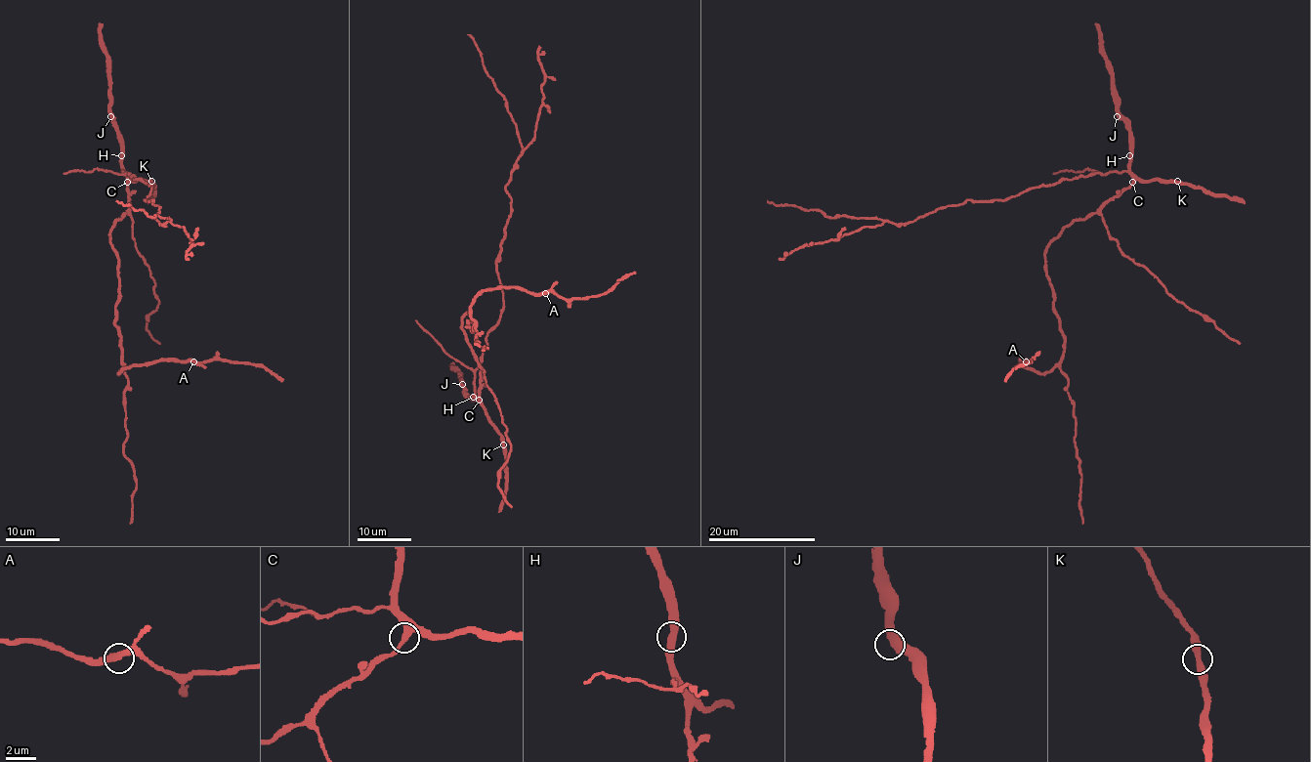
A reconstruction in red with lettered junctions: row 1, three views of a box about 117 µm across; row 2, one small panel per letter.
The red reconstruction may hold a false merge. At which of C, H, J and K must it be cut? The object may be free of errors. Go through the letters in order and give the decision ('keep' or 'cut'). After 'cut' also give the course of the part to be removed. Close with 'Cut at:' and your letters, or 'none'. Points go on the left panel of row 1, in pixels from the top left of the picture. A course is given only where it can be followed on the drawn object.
C: keep
H: keep
J: keep
K: keep
Cut at: none

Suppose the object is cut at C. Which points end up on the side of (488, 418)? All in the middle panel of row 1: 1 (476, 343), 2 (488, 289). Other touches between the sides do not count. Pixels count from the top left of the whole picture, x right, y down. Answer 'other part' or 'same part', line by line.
1: other part
2: other part

